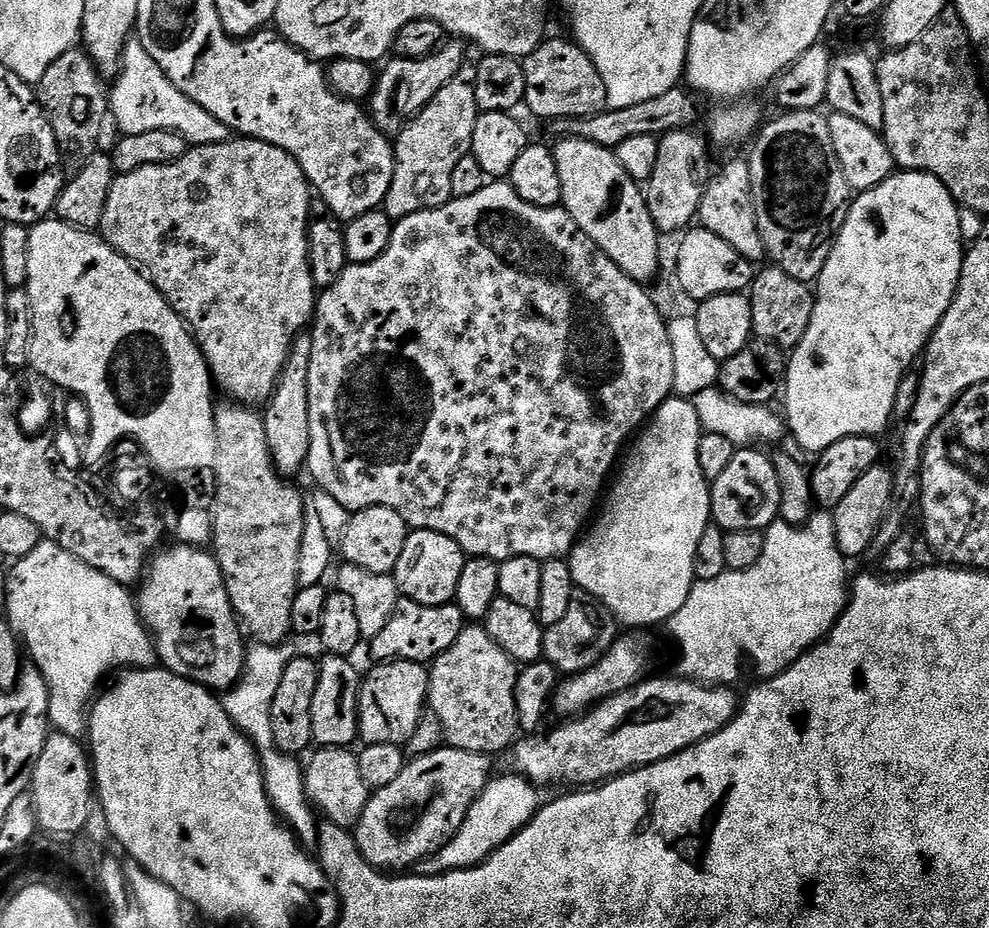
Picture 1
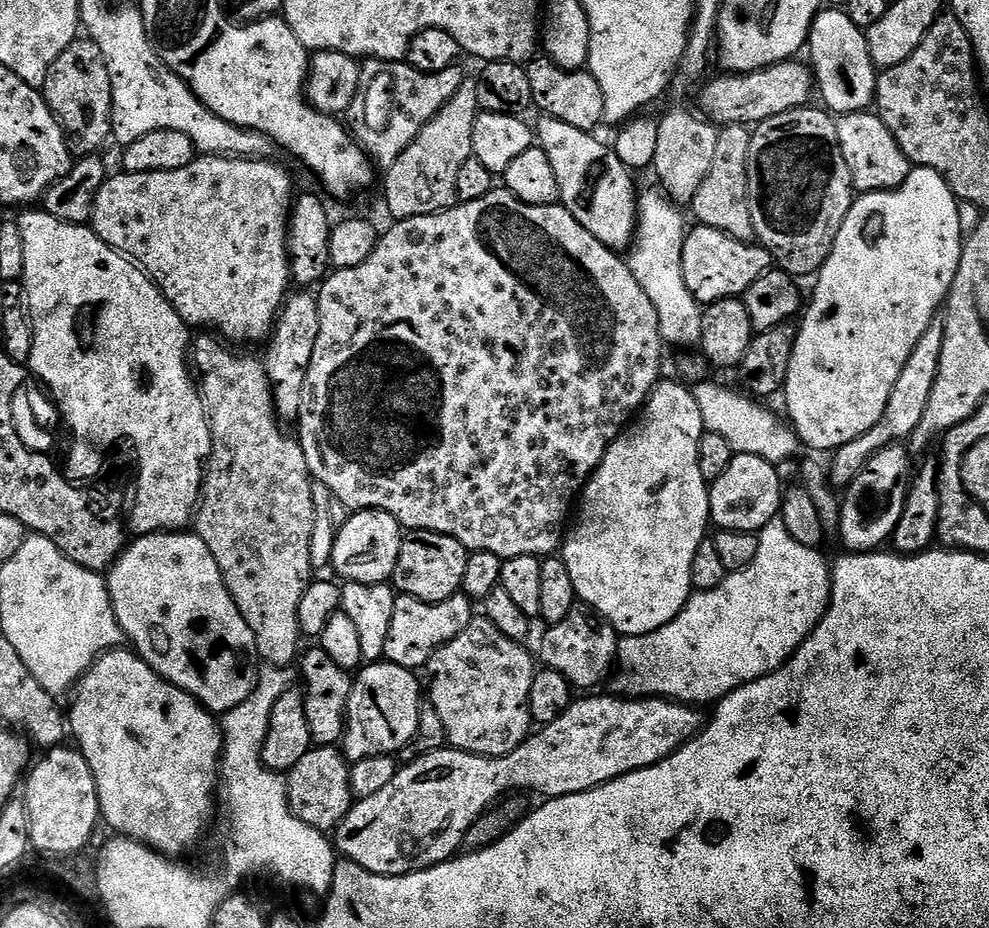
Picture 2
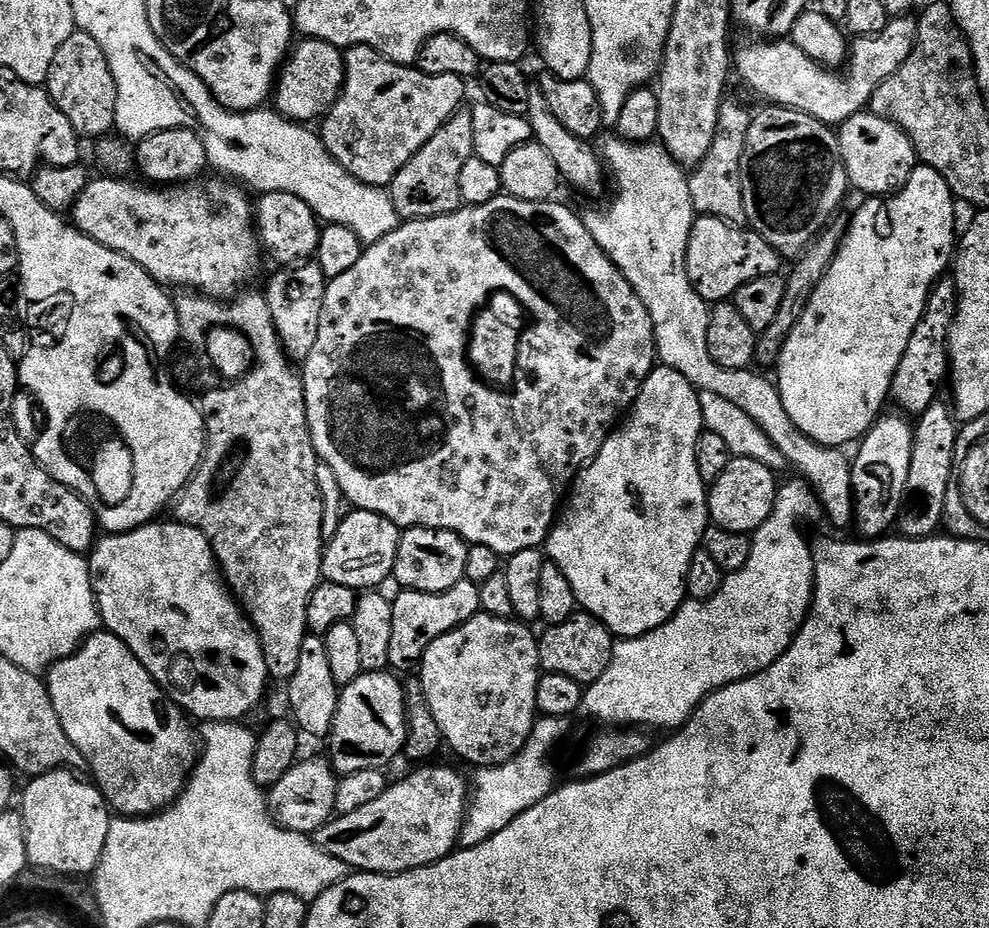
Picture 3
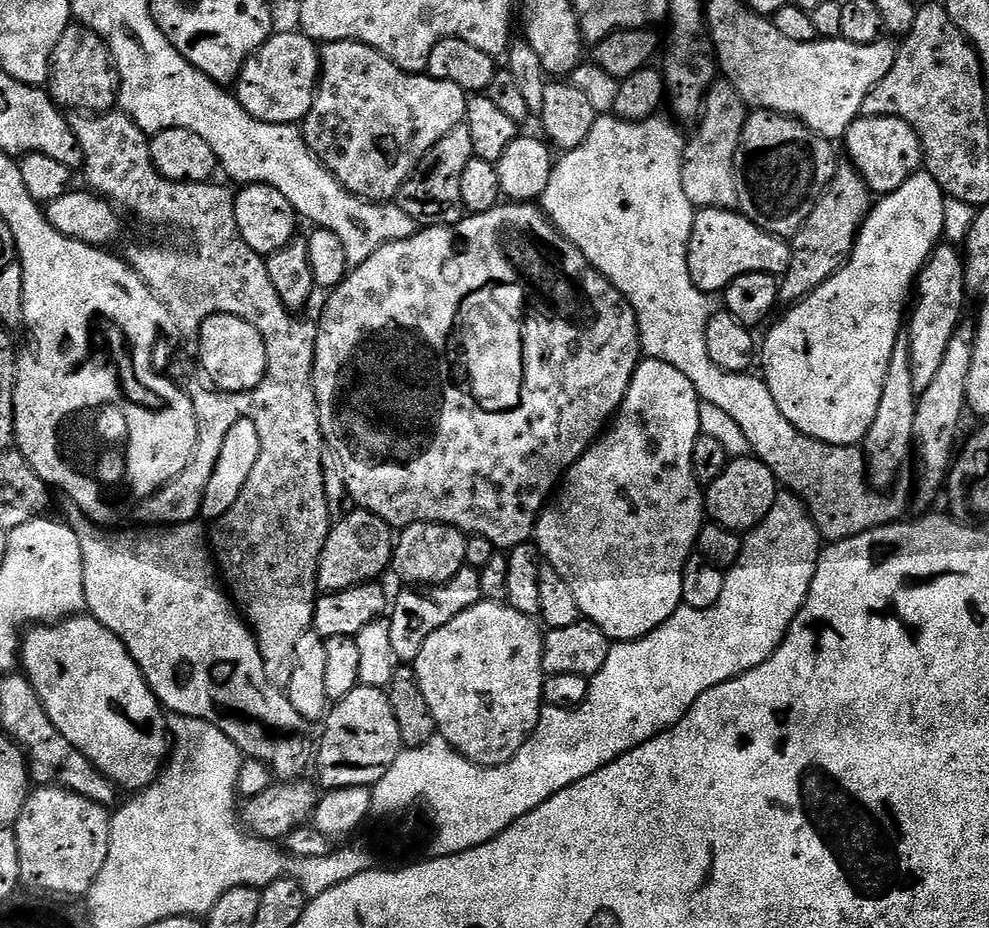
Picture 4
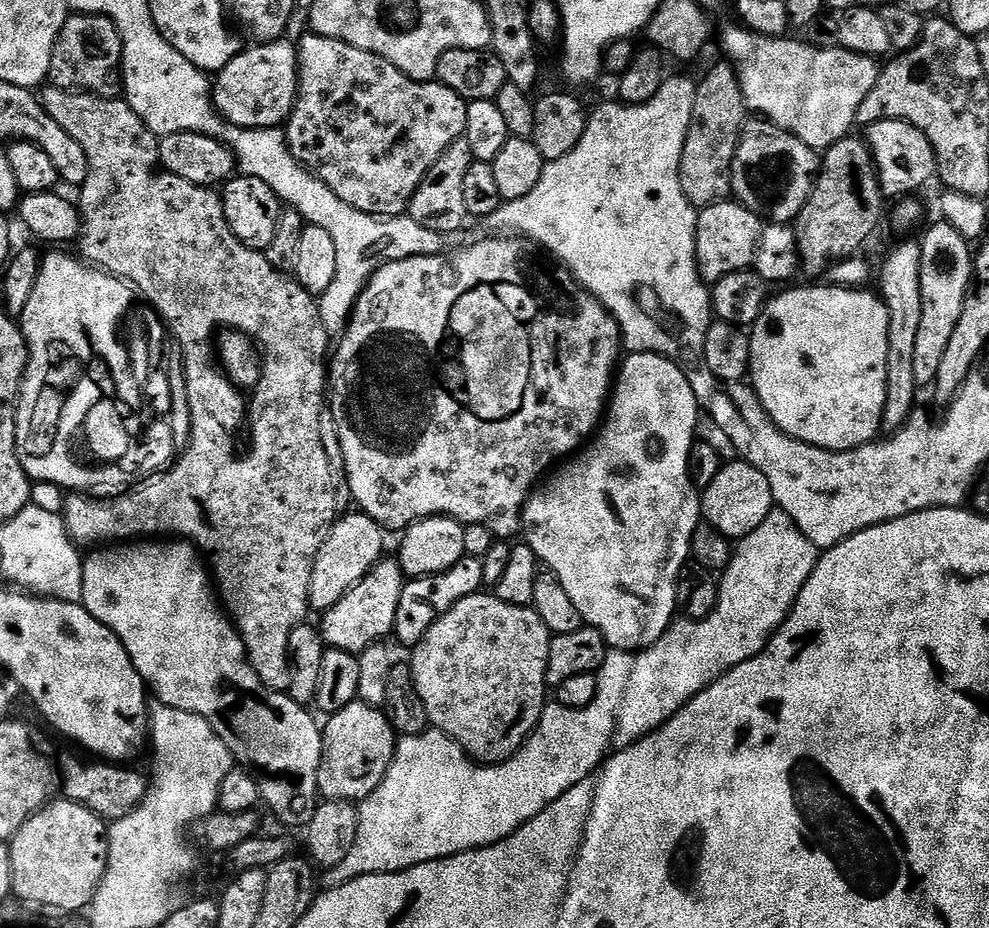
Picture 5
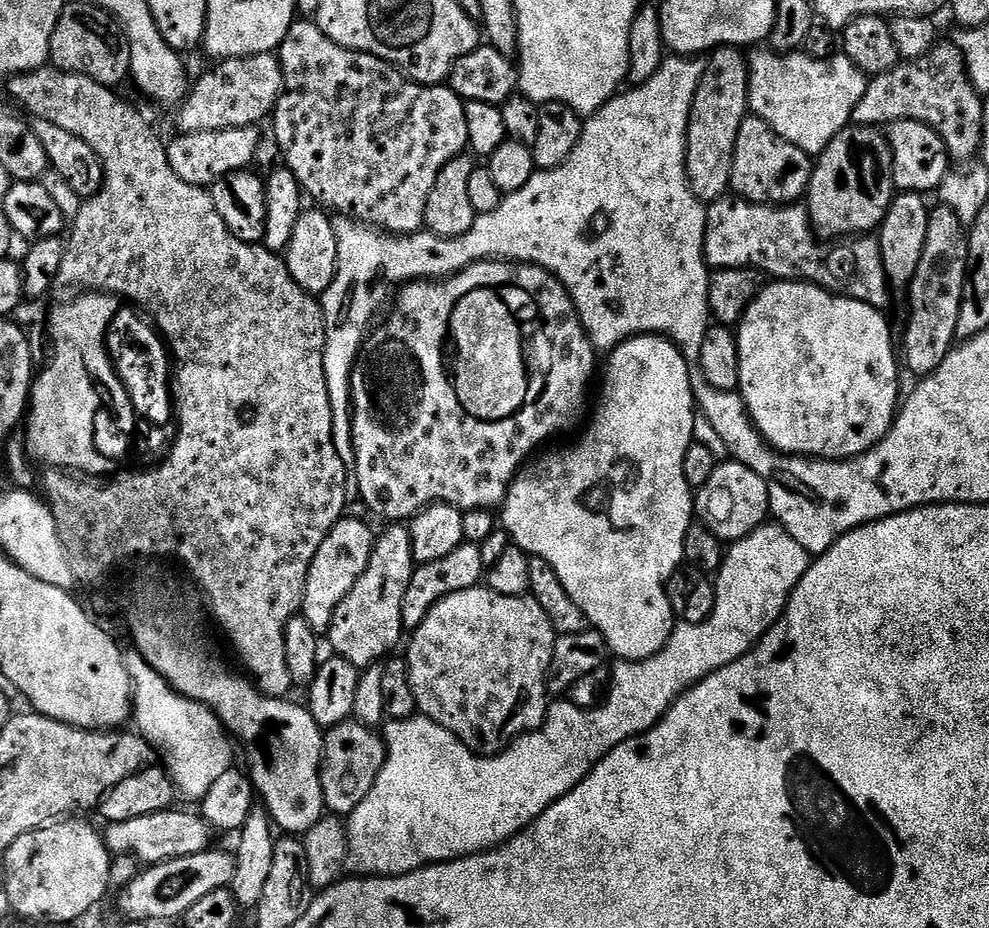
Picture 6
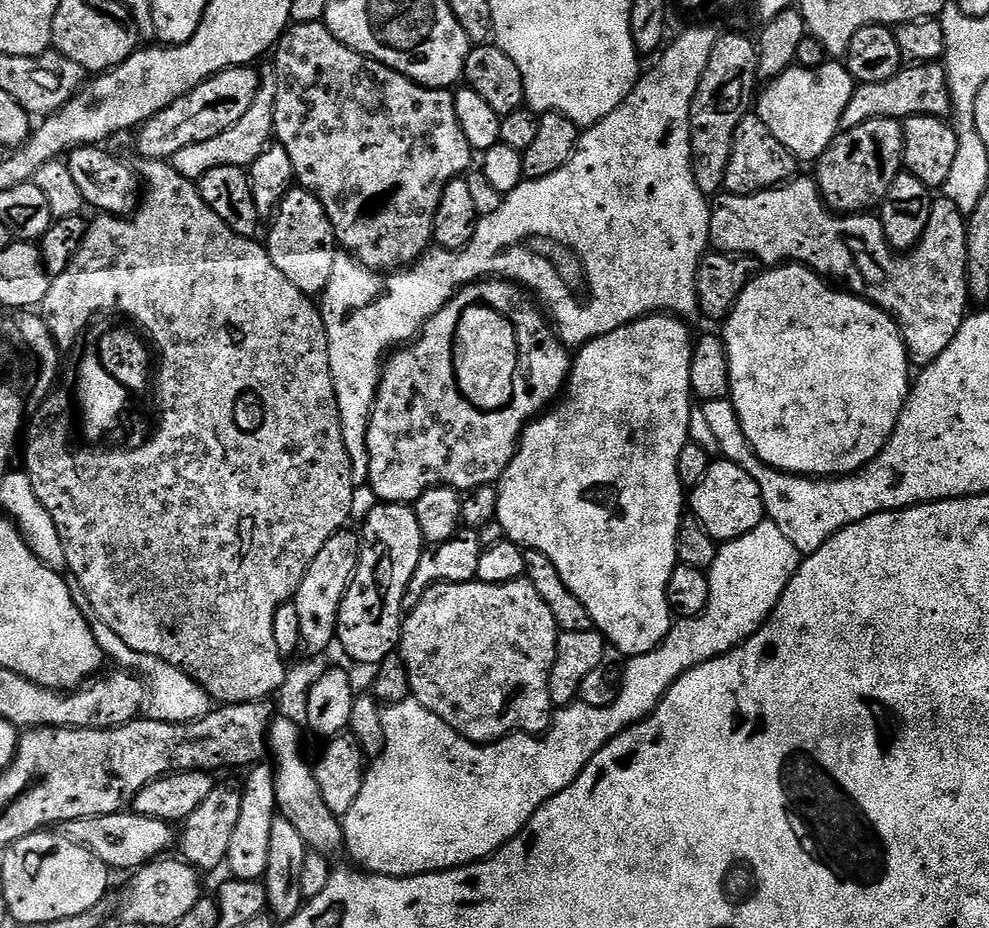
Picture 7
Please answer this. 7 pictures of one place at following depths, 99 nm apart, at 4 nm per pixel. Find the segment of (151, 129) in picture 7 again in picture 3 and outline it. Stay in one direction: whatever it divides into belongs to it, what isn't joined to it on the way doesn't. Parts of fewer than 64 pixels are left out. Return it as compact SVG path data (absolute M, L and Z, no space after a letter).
M304 38L289 51L278 73L274 84L274 108L293 122L319 121L336 105L343 88L344 52L330 42Z

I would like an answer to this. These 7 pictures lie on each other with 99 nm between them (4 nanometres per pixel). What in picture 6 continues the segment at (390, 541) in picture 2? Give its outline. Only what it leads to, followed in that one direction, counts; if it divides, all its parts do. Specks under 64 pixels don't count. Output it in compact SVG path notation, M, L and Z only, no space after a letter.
M345 518L339 520L326 534L326 542L318 546L318 554L314 554L314 562L310 562L310 574L306 582L306 594L304 595L304 606L302 614L306 622L316 633L323 633L332 625L334 610L354 590L354 582L362 578L366 566L370 566L370 554L374 543L374 532L363 519Z

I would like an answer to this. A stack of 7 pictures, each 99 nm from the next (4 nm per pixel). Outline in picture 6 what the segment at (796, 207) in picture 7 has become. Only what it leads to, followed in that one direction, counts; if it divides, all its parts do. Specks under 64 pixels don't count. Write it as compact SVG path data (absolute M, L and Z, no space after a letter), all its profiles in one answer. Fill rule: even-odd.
M729 194L707 205L706 211L708 217L704 235L704 261L708 263L709 269L756 268L763 272L765 277L775 278L777 281L805 280L821 285L833 294L843 294L852 300L861 300L863 304L868 304L871 308L887 309L890 285L882 262L879 239L865 234L849 243L852 245L849 246L845 256L824 256L825 245L812 231L808 210L803 203L793 202L783 206L751 204L748 200L741 200L735 194ZM943 206L931 209L928 218L928 237L922 262L910 285L912 313L908 316L908 329L904 332L902 360L916 378L923 378L938 370L957 343L958 310L962 310L964 283L968 277L968 238L966 226Z

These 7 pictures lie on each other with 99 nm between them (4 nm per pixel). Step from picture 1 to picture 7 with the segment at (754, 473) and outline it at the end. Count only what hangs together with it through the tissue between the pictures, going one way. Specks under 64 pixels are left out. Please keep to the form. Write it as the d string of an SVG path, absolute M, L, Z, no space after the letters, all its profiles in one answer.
M723 458L713 462L704 481L697 488L691 489L690 512L717 542L736 540L742 534L750 534L754 526L766 519L758 482L754 482L754 478L750 478L742 466Z

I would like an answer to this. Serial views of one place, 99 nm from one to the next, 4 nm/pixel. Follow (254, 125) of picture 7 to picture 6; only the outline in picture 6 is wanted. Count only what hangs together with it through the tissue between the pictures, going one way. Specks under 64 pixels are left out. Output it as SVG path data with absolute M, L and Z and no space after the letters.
M259 127L251 128L224 128L221 132L185 132L176 134L171 141L167 141L168 161L170 170L182 178L182 182L190 182L190 186L211 189L212 184L218 179L231 172L242 172L249 167L248 164L256 156L256 151L260 148L260 131Z

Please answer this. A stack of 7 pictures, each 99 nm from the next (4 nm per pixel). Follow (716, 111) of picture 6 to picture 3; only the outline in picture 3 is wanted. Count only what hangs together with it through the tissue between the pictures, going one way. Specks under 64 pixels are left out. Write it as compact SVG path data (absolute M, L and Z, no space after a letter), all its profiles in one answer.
M728 98L721 103L718 110L718 130L714 134L714 143L710 146L710 154L706 154L706 158L702 158L700 165L691 169L688 176L693 213L722 218L727 224L747 225L746 202L742 199L742 154L746 150L746 134L750 130L752 118L753 113L748 112L747 106L739 104L736 100Z

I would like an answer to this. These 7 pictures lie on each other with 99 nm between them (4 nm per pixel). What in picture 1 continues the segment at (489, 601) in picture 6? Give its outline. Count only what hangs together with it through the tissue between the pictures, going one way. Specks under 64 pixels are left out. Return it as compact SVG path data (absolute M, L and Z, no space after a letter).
M465 626L462 634L458 634L458 642L450 646L432 661L428 668L428 702L427 707L434 714L438 714L438 722L442 722L445 741L451 747L467 752L483 752L485 754L497 754L513 747L518 736L518 725L516 722L516 703L514 694L516 693L516 678L518 675L518 665L515 660L511 660L490 638L490 634L482 626Z

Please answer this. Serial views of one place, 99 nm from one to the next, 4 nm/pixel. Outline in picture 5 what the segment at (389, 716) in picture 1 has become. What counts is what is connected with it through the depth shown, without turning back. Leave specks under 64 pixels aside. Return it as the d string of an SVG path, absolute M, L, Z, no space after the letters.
M357 699L350 706L331 713L323 725L322 758L318 774L318 792L324 800L365 800L382 782L396 753L398 734L375 704Z

